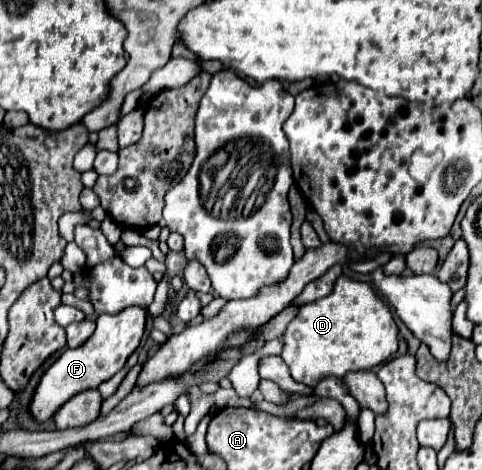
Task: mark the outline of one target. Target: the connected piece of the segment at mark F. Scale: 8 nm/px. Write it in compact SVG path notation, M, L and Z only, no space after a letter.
M127 307L117 315L99 315L95 333L79 347L63 349L63 353L55 359L55 363L41 375L33 397L29 401L29 413L37 423L45 423L55 415L55 411L69 401L73 395L97 389L103 381L111 379L117 371L125 367L129 355L139 347L143 331L145 331L147 309L143 307Z

